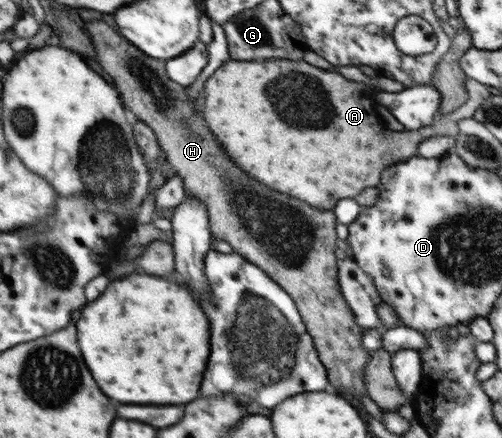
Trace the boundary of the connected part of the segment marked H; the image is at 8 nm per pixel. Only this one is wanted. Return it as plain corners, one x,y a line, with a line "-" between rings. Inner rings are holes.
103,21
89,22
87,29
92,39
97,61
107,75
111,75
124,107
132,111
138,121
147,124
157,136
171,174
179,175
183,181
185,196
201,200
206,205
209,217
209,229
217,240
227,241
234,252
242,255
247,261
260,267
273,281
285,291
297,306
303,323
312,337
320,362
326,367
328,383
331,390
361,403
366,391
365,368
371,353
362,346
363,331
354,321
354,313
341,295
338,282
338,266
335,249
338,225
337,217
332,210
313,209
295,197
277,193
259,185
247,173
243,173
215,141
213,133
207,129
203,116
194,110
194,102
188,98
186,86
175,83
165,71
165,60
149,57
117,30

